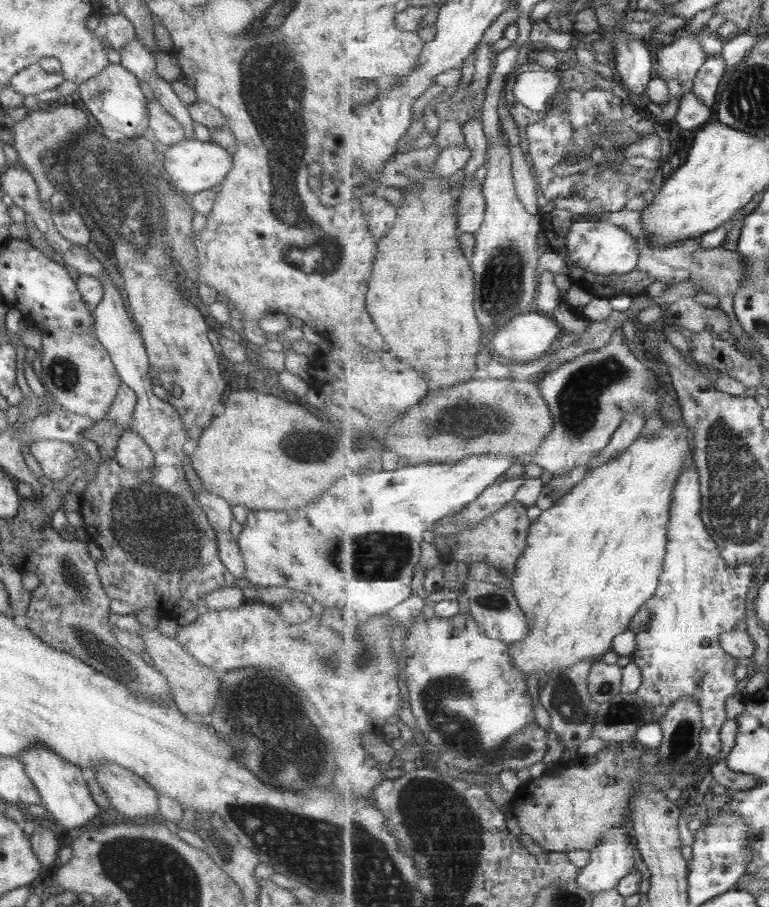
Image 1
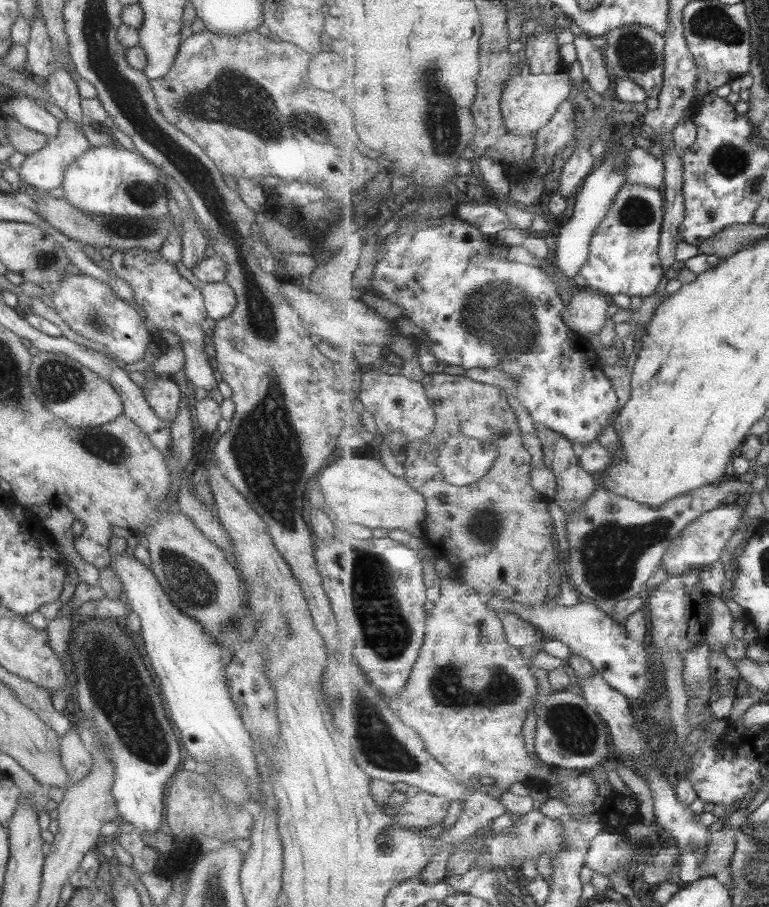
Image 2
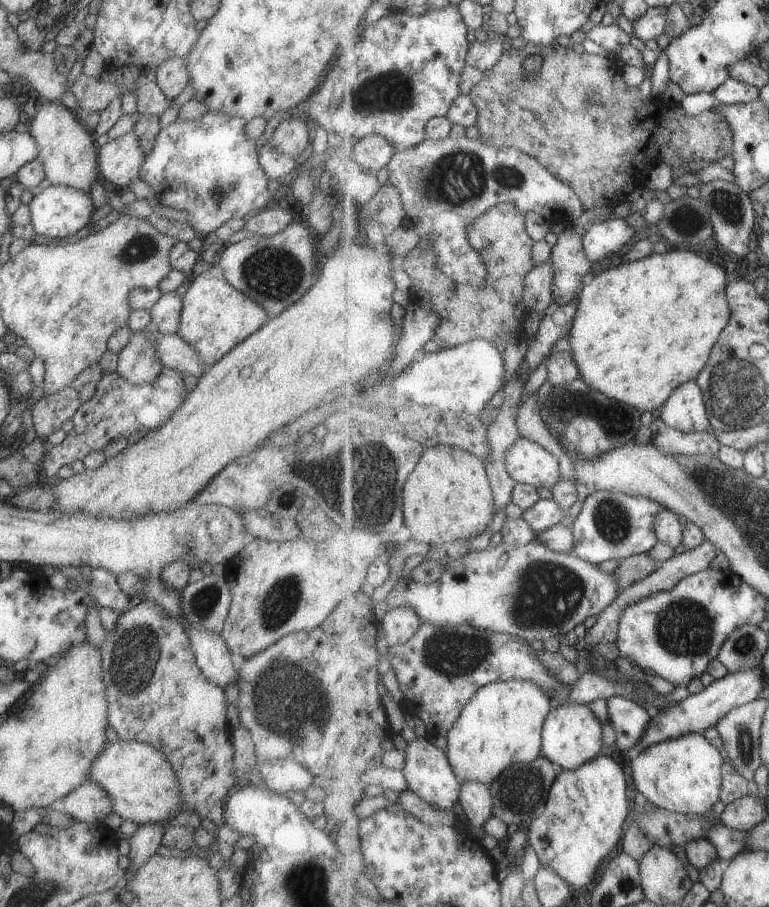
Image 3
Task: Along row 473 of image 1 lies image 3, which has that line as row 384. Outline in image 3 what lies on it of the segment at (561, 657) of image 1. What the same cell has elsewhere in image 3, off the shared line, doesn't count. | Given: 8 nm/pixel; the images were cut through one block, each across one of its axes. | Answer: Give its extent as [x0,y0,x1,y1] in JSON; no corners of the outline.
[569,247,731,412]

